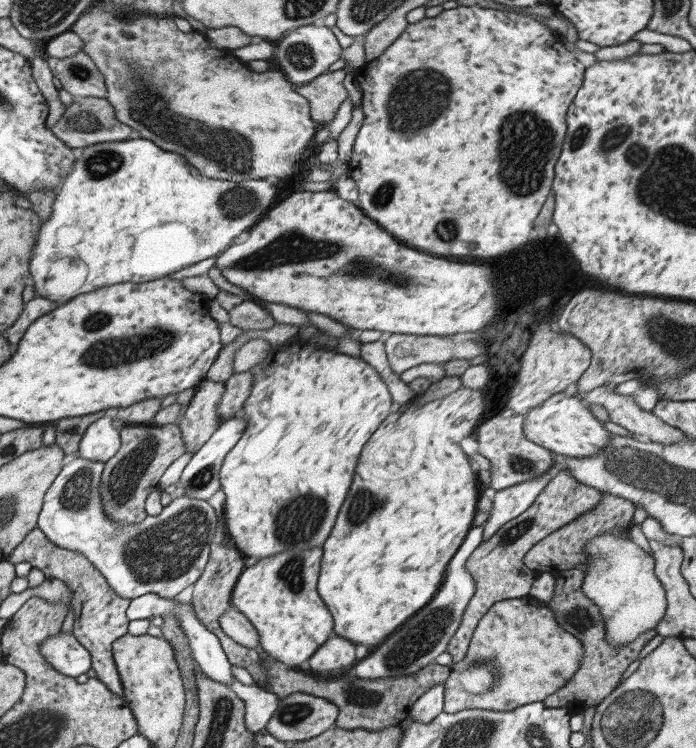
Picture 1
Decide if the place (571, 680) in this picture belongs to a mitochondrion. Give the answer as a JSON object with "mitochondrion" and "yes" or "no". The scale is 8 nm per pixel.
{"mitochondrion":"no"}

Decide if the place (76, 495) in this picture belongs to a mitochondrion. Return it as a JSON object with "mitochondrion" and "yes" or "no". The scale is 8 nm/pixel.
{"mitochondrion":"yes"}

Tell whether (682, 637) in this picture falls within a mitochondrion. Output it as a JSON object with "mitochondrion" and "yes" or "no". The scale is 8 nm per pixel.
{"mitochondrion":"no"}

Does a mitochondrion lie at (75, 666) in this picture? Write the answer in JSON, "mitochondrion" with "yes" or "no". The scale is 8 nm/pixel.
{"mitochondrion":"no"}

